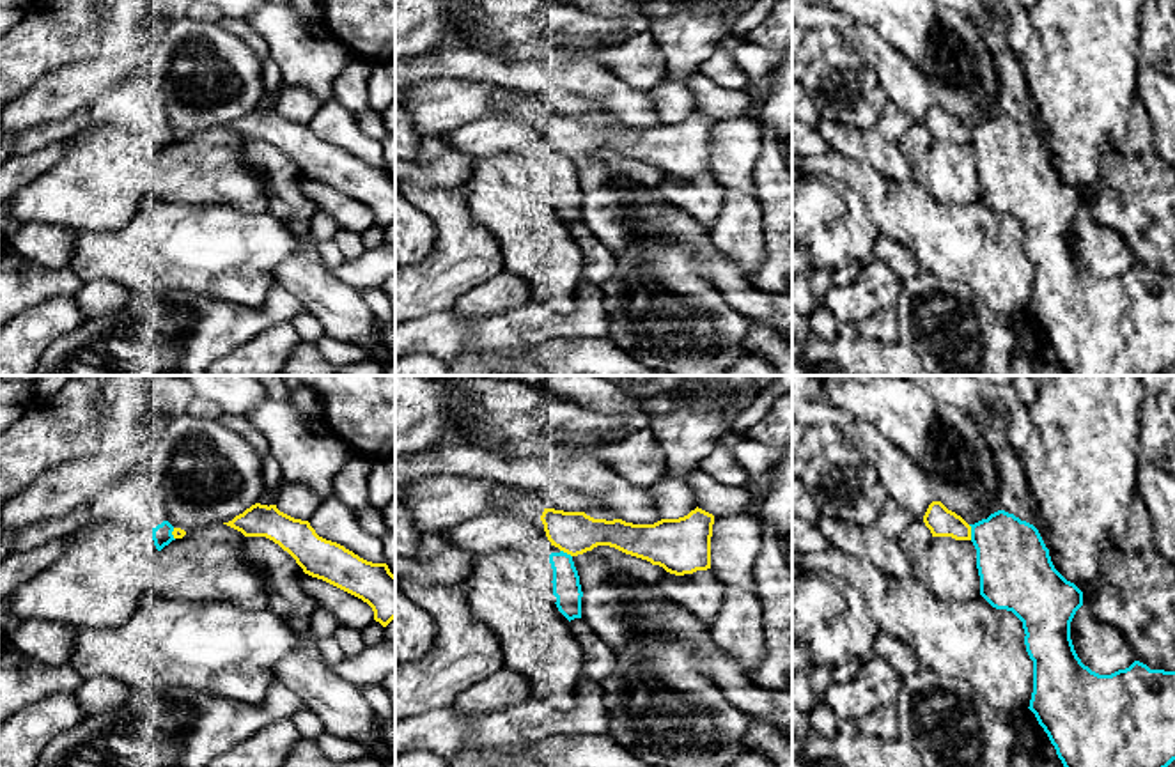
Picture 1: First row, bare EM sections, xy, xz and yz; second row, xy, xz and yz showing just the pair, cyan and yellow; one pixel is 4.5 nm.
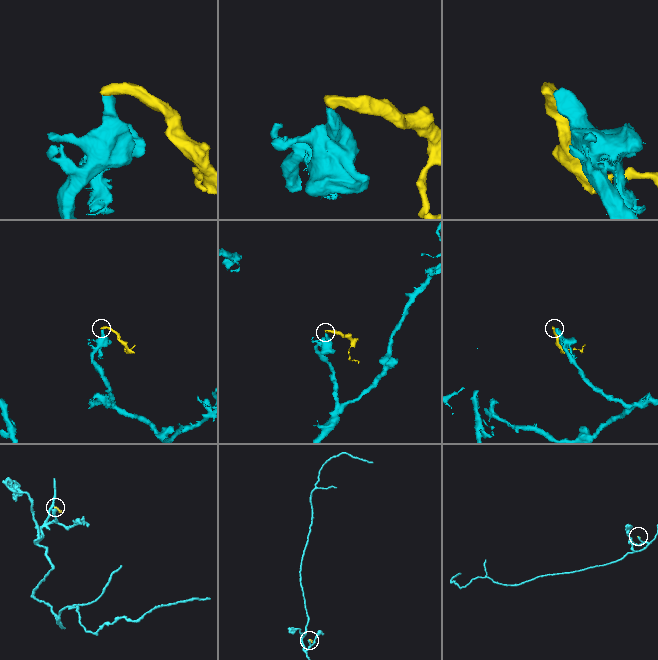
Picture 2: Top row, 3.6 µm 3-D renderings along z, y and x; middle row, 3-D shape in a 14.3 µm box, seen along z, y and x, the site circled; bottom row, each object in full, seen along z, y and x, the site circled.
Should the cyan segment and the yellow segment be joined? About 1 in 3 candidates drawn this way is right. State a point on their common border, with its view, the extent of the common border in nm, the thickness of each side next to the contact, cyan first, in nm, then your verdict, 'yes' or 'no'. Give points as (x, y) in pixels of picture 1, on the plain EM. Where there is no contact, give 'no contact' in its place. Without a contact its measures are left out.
meets cyan in yz at (972, 135); contact 70 nm long; 340 nm thick on the cyan side, 130 nm on the other; no

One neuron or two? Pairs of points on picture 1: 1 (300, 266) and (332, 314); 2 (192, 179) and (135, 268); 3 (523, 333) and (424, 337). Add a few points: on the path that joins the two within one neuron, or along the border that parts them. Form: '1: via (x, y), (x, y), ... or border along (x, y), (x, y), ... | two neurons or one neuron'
1: via (307, 278), (330, 302) | one neuron
2: border along (156, 197), (178, 202), (220, 202) | two neurons
3: via (498, 333), (449, 335) | one neuron

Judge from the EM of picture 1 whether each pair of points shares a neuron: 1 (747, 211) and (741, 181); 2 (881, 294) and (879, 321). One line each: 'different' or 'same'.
1: different
2: different

